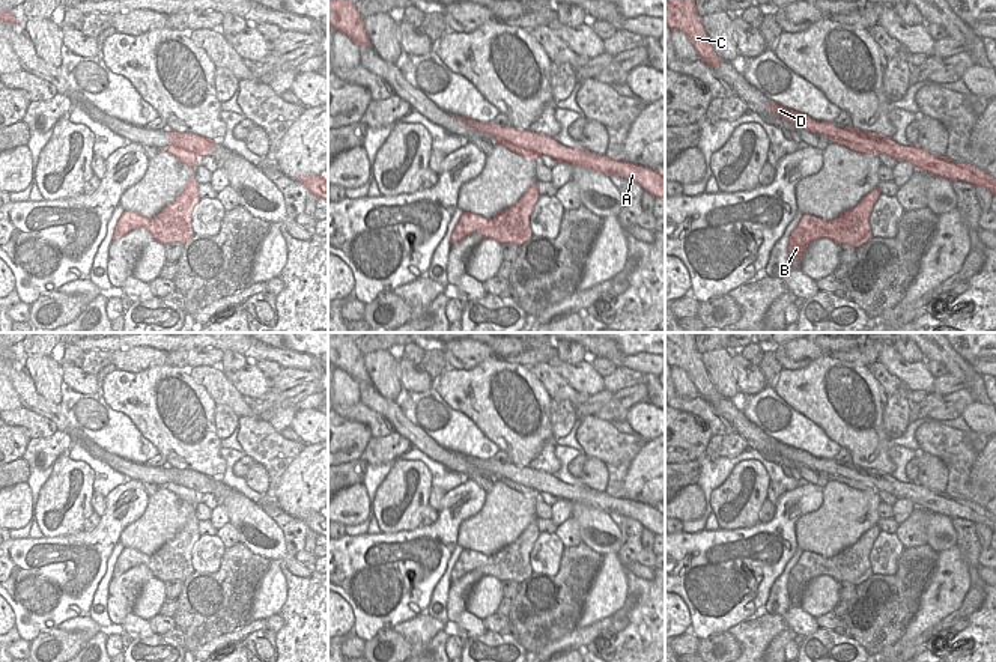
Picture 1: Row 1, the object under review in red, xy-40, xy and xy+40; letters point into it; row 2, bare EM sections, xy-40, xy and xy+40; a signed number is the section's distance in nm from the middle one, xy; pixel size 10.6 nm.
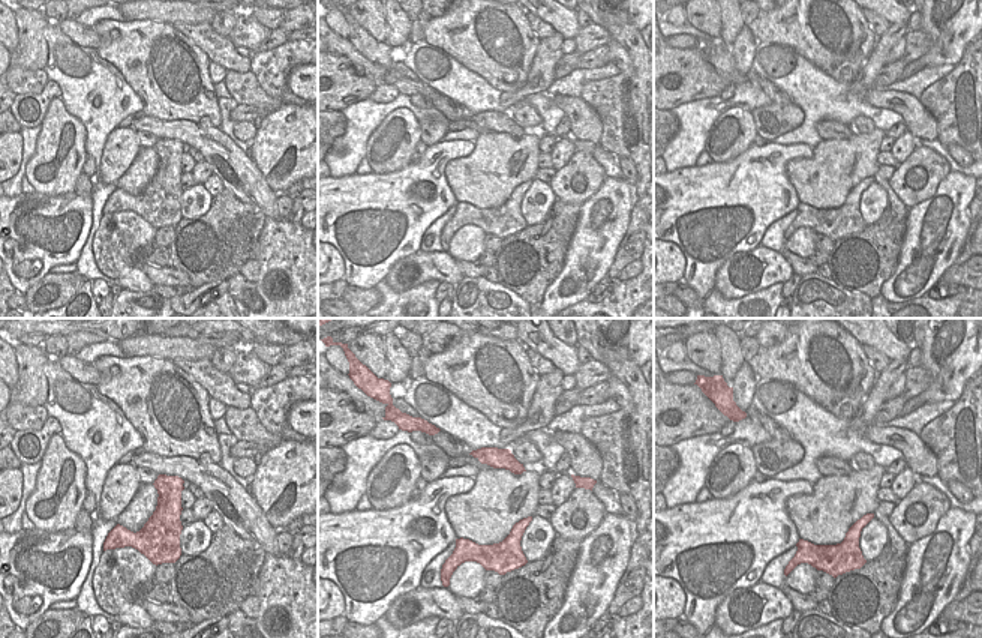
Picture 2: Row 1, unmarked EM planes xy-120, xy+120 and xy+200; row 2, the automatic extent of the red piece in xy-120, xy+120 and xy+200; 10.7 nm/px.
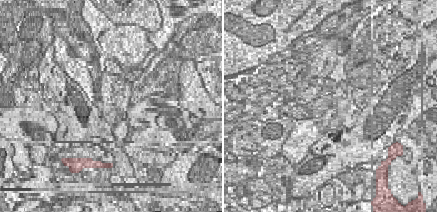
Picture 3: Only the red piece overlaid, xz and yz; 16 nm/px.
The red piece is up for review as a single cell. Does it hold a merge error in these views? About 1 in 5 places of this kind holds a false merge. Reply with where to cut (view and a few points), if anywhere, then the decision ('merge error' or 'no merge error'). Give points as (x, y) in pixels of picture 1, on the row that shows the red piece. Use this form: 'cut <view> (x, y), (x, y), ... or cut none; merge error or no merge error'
cut xy (503, 143), (512, 143), (525, 151), (534, 151), (539, 155); merge error

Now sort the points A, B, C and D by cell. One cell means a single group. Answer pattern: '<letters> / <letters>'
A C D / B

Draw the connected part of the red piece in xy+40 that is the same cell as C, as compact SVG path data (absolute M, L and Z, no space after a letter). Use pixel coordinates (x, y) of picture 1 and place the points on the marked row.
M665 0L665 24L683 32L695 47L698 57L709 66L721 62L697 14L697 0Z

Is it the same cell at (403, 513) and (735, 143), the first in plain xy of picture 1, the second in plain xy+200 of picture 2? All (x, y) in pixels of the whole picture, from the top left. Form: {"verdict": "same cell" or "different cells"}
{"verdict": "same cell"}

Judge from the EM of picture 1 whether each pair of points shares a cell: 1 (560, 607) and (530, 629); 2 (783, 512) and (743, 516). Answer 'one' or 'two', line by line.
1: one
2: two

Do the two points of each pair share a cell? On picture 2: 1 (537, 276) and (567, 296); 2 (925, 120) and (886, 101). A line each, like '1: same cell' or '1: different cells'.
1: different cells
2: same cell

